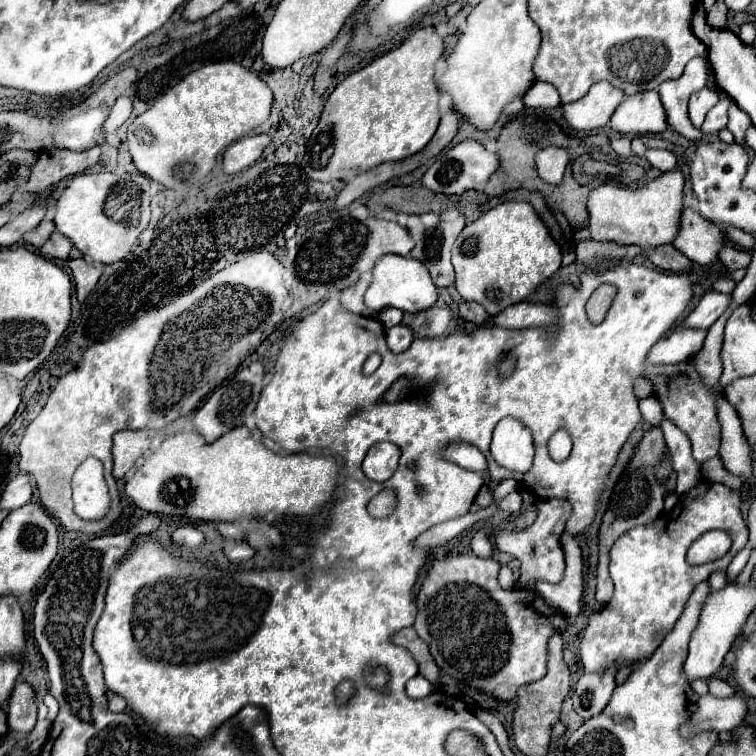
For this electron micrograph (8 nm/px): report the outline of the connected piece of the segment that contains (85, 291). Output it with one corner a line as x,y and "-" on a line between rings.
84,258
68,260
68,266
70,266
74,282
76,282
76,298
78,298
78,302
84,302
100,278
100,268

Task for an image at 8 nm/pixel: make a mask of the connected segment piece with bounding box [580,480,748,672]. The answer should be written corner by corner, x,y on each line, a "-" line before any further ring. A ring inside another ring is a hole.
700,480
700,484
696,484
692,492
686,492
670,512
664,512
652,524
628,530
616,540
610,550
614,596
600,612
590,614
580,644
580,660
586,672
610,668
612,662
628,664
652,656
680,618
694,586
708,580
714,570
726,572
734,554
748,542
748,526
742,520
740,504
742,500
738,492
710,480
-
708,530
728,532
732,546
724,558
702,566
690,566
686,562
686,552
693,539
698,539

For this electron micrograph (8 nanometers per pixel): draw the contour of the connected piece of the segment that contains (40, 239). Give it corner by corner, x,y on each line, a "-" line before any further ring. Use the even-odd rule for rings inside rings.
40,222
38,228
34,228
32,232
28,232
28,234
24,236
24,244
34,246
34,248
40,248
40,246
48,240
48,236
50,236
52,232
54,232
54,222

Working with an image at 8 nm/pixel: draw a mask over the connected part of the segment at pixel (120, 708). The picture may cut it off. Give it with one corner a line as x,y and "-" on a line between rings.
108,690
106,696
108,696
108,708
112,712
124,712
126,710
126,700
122,696
116,696
116,692
112,692
112,690

